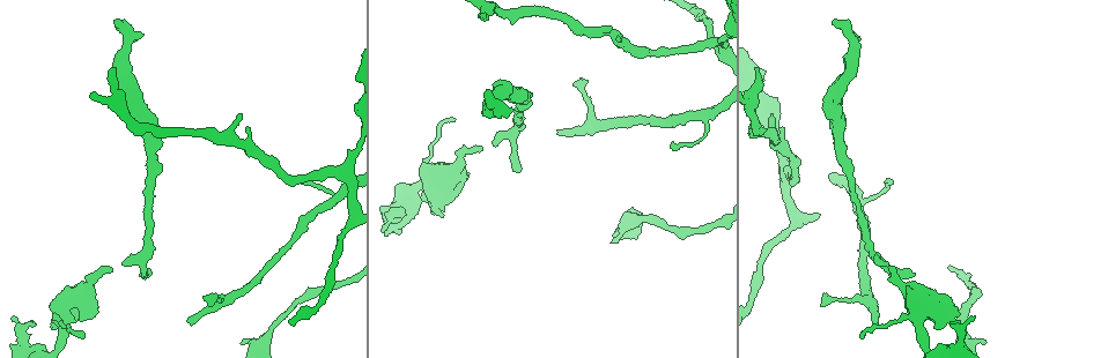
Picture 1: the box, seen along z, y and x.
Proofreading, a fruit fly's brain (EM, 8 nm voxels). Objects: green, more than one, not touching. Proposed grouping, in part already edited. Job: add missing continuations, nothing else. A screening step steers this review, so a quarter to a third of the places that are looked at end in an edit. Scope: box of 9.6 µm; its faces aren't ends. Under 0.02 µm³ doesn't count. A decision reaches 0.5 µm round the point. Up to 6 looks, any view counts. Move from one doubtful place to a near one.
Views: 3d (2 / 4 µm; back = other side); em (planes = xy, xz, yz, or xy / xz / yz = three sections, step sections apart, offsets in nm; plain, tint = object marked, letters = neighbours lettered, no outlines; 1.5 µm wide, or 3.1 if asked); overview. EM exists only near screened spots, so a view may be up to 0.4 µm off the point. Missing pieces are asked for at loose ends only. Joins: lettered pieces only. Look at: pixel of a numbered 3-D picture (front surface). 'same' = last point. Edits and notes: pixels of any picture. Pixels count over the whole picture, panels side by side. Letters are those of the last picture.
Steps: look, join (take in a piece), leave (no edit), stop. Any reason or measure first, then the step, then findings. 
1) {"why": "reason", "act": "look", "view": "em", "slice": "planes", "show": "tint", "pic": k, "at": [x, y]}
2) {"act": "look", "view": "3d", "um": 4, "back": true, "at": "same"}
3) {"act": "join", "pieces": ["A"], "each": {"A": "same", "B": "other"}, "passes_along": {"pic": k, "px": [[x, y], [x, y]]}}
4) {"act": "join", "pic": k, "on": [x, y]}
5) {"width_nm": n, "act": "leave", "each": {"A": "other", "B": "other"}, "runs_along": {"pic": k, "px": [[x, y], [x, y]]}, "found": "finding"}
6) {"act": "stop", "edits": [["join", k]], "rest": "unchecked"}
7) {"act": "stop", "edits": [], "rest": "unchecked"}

{"why": "branch stops here", "act": "look", "view": "em", "slice": "xy", "step": 4, "show": "tint", "pic": 1, "at": [559, 129]}

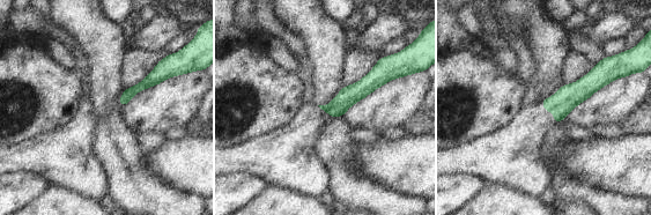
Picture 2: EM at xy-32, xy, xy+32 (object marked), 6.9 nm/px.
{"why": "cut it another way", "act": "look", "view": "em", "slice": "planes", "show": "letters", "at": "same"}

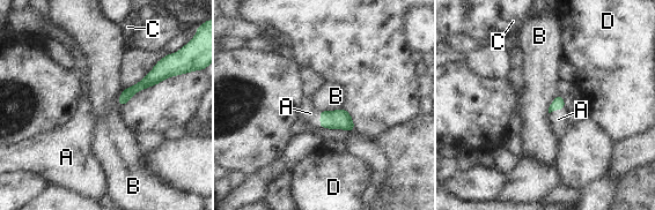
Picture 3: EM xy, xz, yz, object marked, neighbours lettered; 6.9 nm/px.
{"act": "join", "pieces": ["A"], "each": {"A": "same", "B": "other", "C": "other", "D": "other"}, "passes_along": {"pic": 3, "px": [[558, 103], [557, 109], [558, 119]]}, "found": "the cell continues"}

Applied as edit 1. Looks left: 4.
{"act": "look", "view": "overview"}

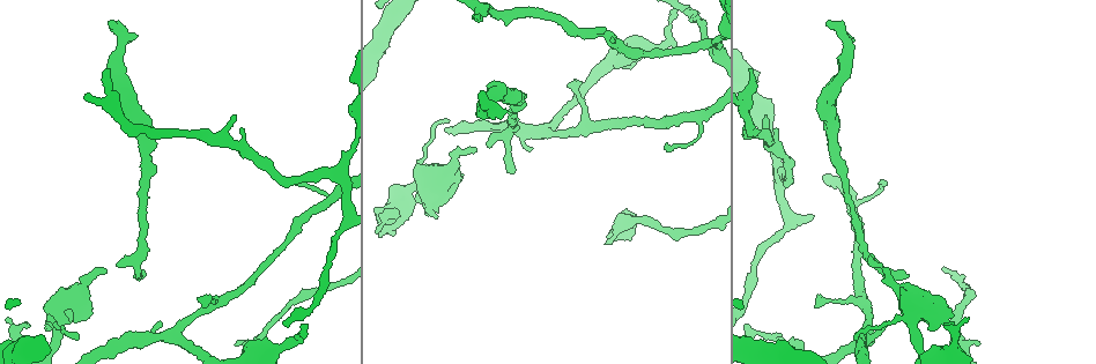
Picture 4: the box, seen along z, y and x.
{"why": "an open end", "act": "look", "view": "em", "slice": "yz", "step": 8, "show": "letters", "pic": 4, "at": [117, 263]}

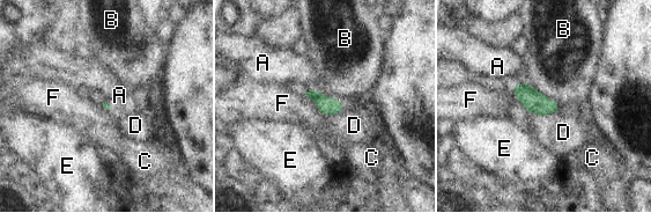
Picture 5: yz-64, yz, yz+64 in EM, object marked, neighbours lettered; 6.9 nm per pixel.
{"act": "leave", "each": {"A": "other", "B": "other", "C": "other", "D": "other", "E": "other", "F": "other"}, "border": {"pic": 5, "px": [[526, 81], [522, 81], [513, 87]]}, "found": "no lettered piece goes on from it"}

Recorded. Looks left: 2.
{"act": "stop", "edits": [["join", 3]], "rest": "unchecked"}

